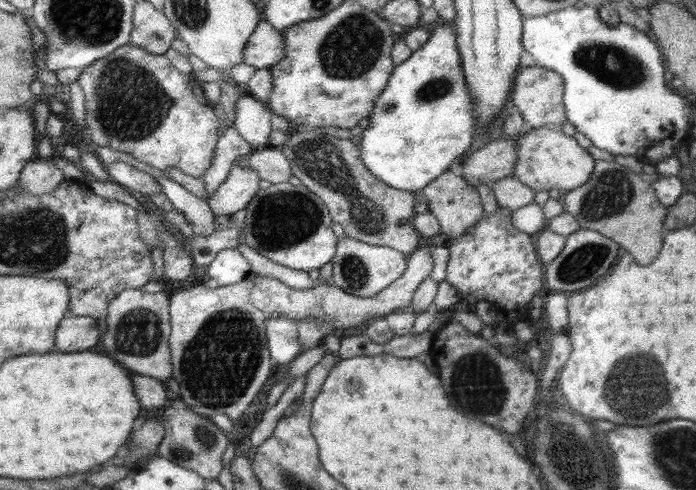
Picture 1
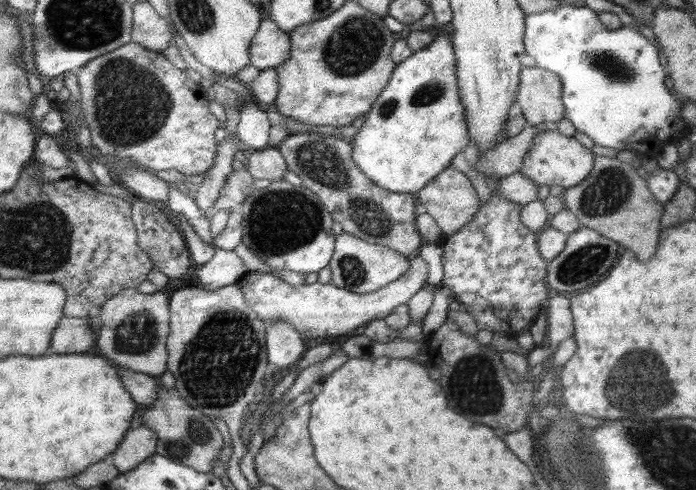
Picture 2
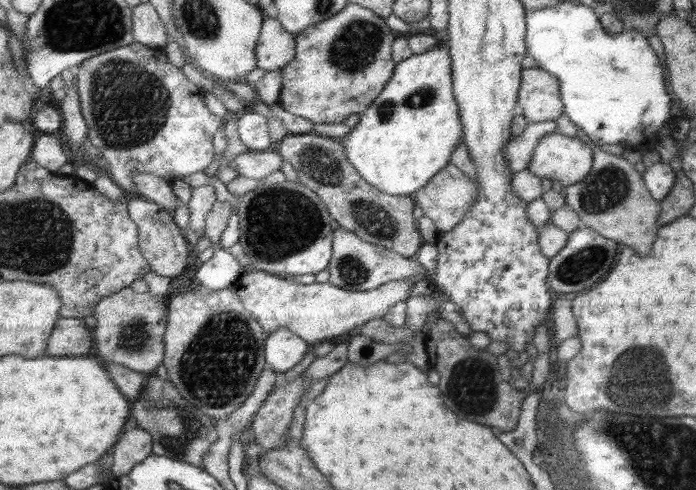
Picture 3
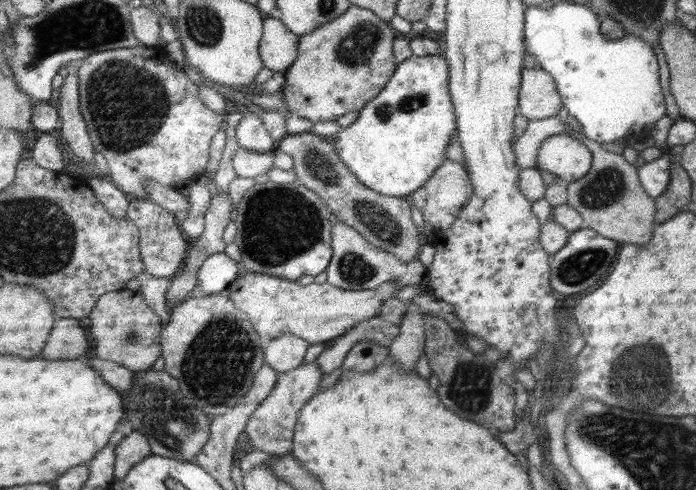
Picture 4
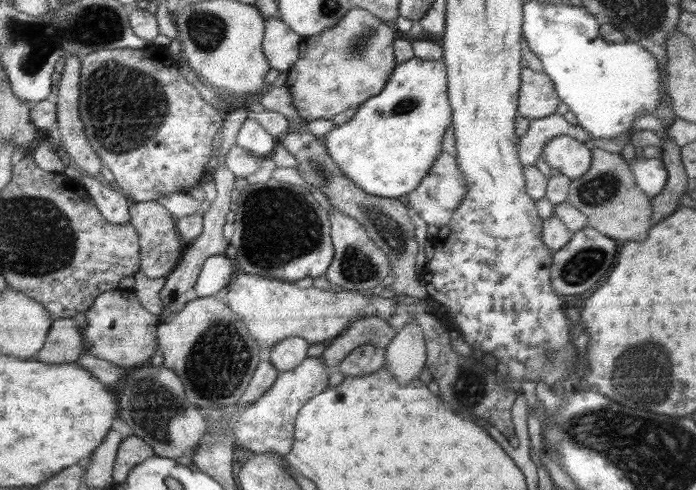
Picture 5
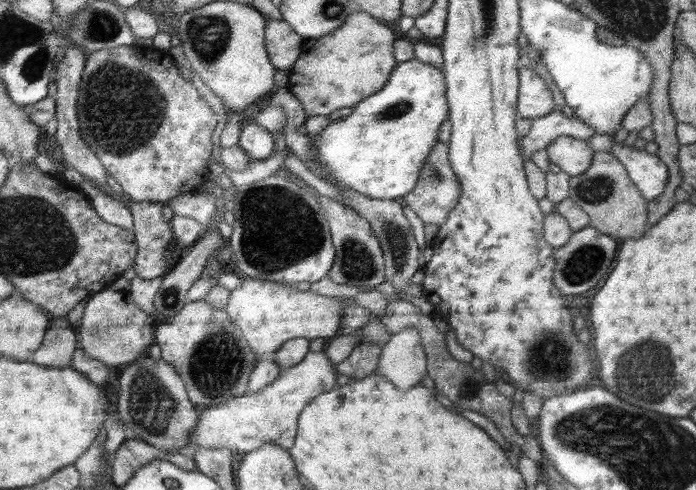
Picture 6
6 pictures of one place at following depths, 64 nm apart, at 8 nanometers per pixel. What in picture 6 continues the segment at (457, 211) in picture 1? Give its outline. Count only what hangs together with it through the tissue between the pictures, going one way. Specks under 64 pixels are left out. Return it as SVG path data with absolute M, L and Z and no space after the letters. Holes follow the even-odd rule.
M439 139L432 146L429 156L426 156L426 161L420 169L420 175L414 189L400 199L401 203L409 206L420 217L425 224L436 224L442 226L442 223L448 219L448 213L458 203L460 195L458 176L454 174L454 170L450 167L448 159L449 146Z

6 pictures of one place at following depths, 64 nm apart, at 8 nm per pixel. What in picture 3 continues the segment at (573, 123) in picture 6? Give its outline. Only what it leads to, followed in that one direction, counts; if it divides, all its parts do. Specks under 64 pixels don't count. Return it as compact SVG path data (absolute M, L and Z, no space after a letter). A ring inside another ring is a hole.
M554 120L529 123L524 133L514 137L506 146L510 171L518 172L528 169L539 141L546 137L546 134L554 132L558 132L557 123Z

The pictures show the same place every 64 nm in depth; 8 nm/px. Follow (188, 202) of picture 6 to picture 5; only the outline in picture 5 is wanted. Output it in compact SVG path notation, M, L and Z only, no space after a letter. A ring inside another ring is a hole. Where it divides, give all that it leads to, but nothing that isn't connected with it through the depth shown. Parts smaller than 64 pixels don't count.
M210 178L206 180L203 187L205 197L202 201L194 199L190 193L175 193L166 197L156 198L156 201L169 210L174 220L190 214L200 214L203 217L204 213L210 210L210 204L217 196L217 189Z

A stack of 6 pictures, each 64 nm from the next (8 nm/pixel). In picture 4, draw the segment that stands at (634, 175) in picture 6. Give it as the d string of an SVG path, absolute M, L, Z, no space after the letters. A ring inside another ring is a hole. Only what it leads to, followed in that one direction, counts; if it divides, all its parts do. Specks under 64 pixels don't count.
M663 153L658 160L645 162L640 168L637 168L642 189L654 200L668 187L670 181L669 166L669 156Z

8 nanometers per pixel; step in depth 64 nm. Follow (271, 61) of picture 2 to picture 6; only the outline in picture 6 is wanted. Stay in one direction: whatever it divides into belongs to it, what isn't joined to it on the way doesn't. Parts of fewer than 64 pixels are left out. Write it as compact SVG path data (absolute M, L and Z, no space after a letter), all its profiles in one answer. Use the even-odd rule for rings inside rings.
M267 19L264 46L277 69L291 70L301 53L303 40L287 22Z

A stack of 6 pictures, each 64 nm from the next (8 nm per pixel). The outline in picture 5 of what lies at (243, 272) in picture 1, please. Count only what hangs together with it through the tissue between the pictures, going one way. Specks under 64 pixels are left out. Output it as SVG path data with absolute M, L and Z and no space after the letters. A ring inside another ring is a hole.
M224 255L210 256L198 275L193 288L194 297L215 296L228 280L238 272L236 264Z

